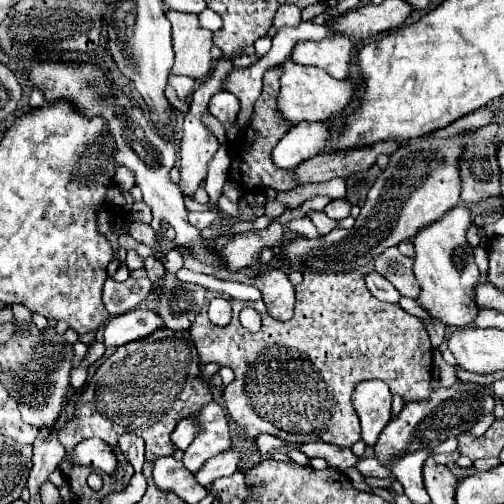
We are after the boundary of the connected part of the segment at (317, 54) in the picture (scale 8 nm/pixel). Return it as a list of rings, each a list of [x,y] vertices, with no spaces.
[[[333,37],[323,41],[299,41],[295,43],[289,59],[301,65],[313,65],[335,79],[345,79],[353,57],[353,43],[347,37]]]

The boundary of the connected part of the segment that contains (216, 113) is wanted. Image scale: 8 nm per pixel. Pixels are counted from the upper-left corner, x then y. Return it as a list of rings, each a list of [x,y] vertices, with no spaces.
[[[219,91],[213,95],[211,103],[209,103],[209,111],[213,117],[217,117],[225,129],[231,129],[233,121],[237,119],[237,113],[239,113],[239,99],[229,93],[229,91]]]

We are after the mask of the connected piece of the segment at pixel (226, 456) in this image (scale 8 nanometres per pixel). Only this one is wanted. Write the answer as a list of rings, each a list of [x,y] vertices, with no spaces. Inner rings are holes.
[[[227,449],[219,455],[215,455],[213,459],[209,459],[209,463],[205,463],[197,473],[195,473],[195,479],[199,485],[209,485],[213,479],[219,479],[219,477],[227,477],[227,475],[233,475],[233,471],[237,471],[241,463],[241,455],[235,451],[235,449]]]

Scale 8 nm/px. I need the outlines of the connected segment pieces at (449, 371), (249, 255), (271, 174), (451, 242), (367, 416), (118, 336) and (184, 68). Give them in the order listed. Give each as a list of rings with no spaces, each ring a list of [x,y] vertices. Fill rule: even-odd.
[[[433,351],[433,363],[435,363],[435,367],[439,367],[439,377],[443,379],[443,383],[449,387],[449,385],[453,385],[455,381],[457,381],[457,369],[459,369],[459,365],[449,365],[449,363],[445,363],[445,359],[441,357],[441,353],[439,351]]]
[[[273,219],[265,229],[261,231],[245,231],[237,235],[219,237],[213,243],[217,243],[217,251],[229,259],[229,271],[239,271],[241,267],[251,267],[259,263],[259,255],[267,247],[275,247],[283,235],[283,225]]]
[[[277,67],[269,69],[263,77],[263,93],[255,103],[253,109],[253,117],[247,129],[241,131],[241,135],[237,137],[237,141],[231,145],[229,153],[231,153],[231,169],[229,169],[229,177],[233,181],[237,181],[241,187],[245,189],[259,189],[259,187],[273,187],[277,191],[287,191],[293,189],[297,185],[297,181],[293,179],[293,175],[287,169],[279,169],[273,165],[271,161],[271,151],[277,145],[277,141],[283,137],[285,131],[289,131],[293,125],[289,123],[281,123],[281,119],[277,119],[277,111],[273,107],[273,95],[277,93]]]
[[[455,207],[447,211],[439,221],[423,227],[415,239],[415,257],[413,257],[413,273],[421,287],[419,303],[445,325],[469,325],[477,307],[473,303],[473,287],[479,281],[479,269],[475,265],[475,247],[467,241],[467,229],[473,223],[473,213],[467,207]]]
[[[363,381],[355,387],[353,405],[361,419],[361,439],[375,445],[385,423],[391,419],[391,391],[383,381]]]
[[[135,309],[117,317],[111,317],[103,329],[103,343],[107,349],[121,347],[125,343],[137,341],[163,327],[161,319],[153,311]]]
[[[167,11],[167,19],[173,25],[173,49],[175,49],[175,65],[171,75],[187,75],[191,79],[203,79],[211,71],[211,55],[213,33],[201,29],[197,23],[197,15]]]

